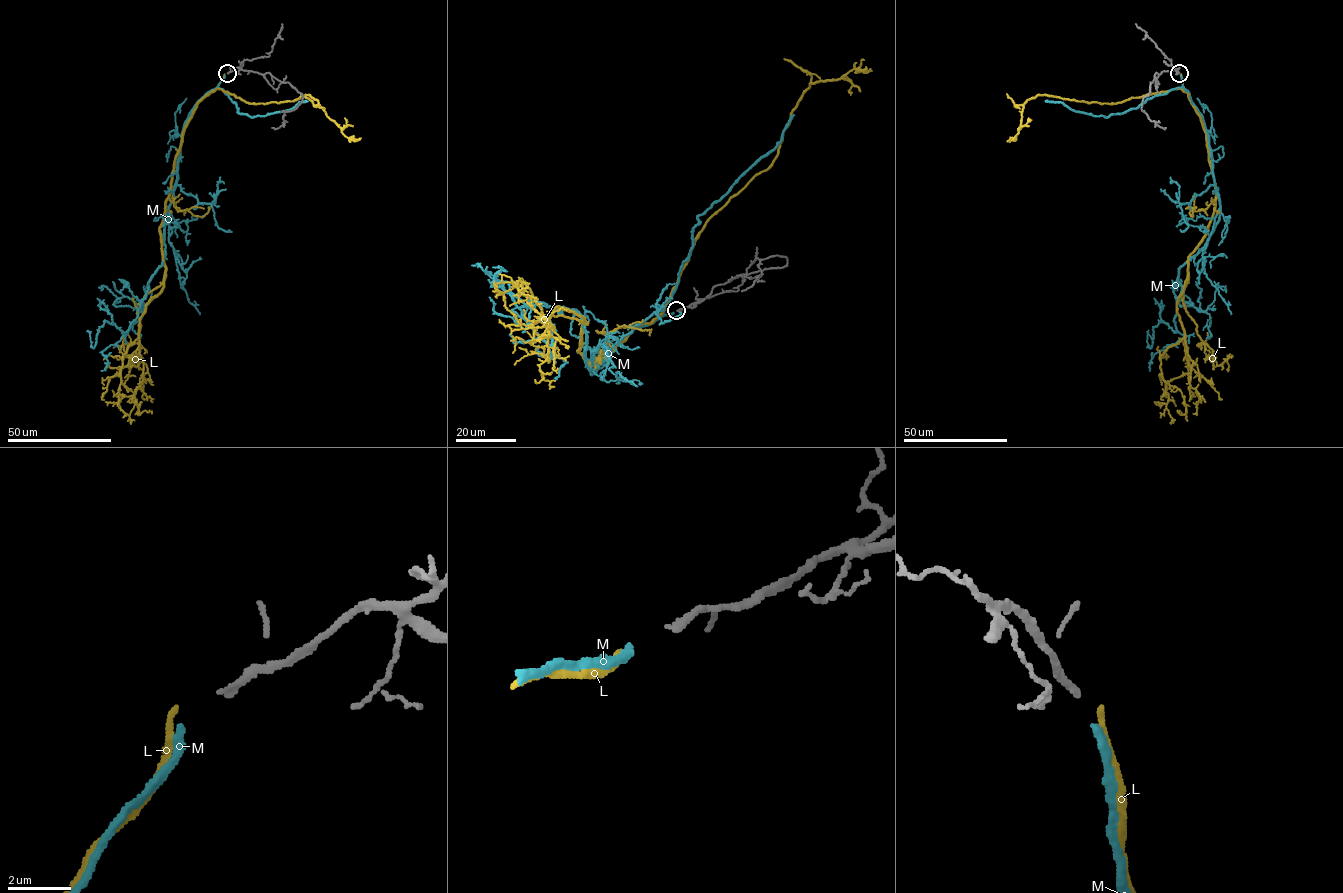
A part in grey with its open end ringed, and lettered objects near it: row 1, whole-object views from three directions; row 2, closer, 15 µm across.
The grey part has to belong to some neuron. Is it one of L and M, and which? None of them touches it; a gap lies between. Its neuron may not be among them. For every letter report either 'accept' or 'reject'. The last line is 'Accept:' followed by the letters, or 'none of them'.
L: reject
M: accept
Accept: M

